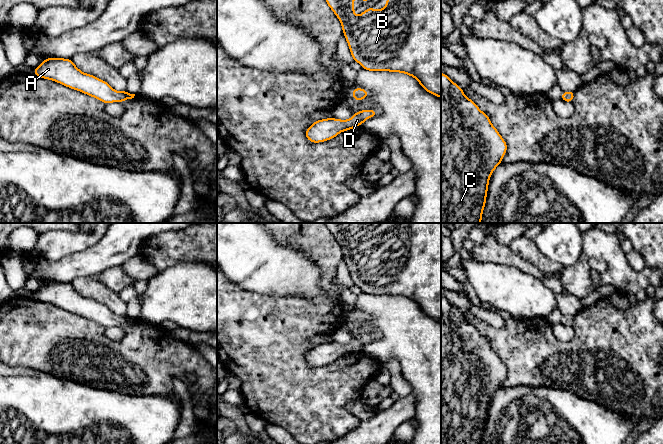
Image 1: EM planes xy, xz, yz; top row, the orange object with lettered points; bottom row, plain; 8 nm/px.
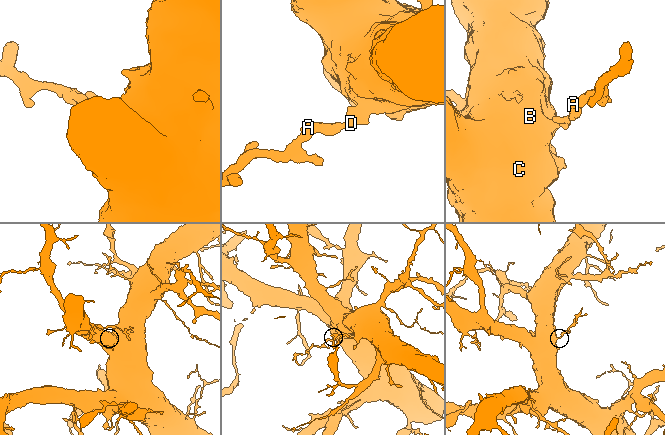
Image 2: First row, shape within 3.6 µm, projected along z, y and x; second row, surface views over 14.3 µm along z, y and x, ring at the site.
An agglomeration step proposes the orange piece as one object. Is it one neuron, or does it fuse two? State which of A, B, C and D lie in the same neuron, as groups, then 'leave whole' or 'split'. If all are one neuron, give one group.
A B C D; leave whole

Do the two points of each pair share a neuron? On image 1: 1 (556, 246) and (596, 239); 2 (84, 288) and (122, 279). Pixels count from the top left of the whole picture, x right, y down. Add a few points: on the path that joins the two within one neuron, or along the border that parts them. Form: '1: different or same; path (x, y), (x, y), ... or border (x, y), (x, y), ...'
1: different; border (582, 233), (582, 252), (579, 259), (572, 264)
2: different; border (95, 277), (117, 293)

